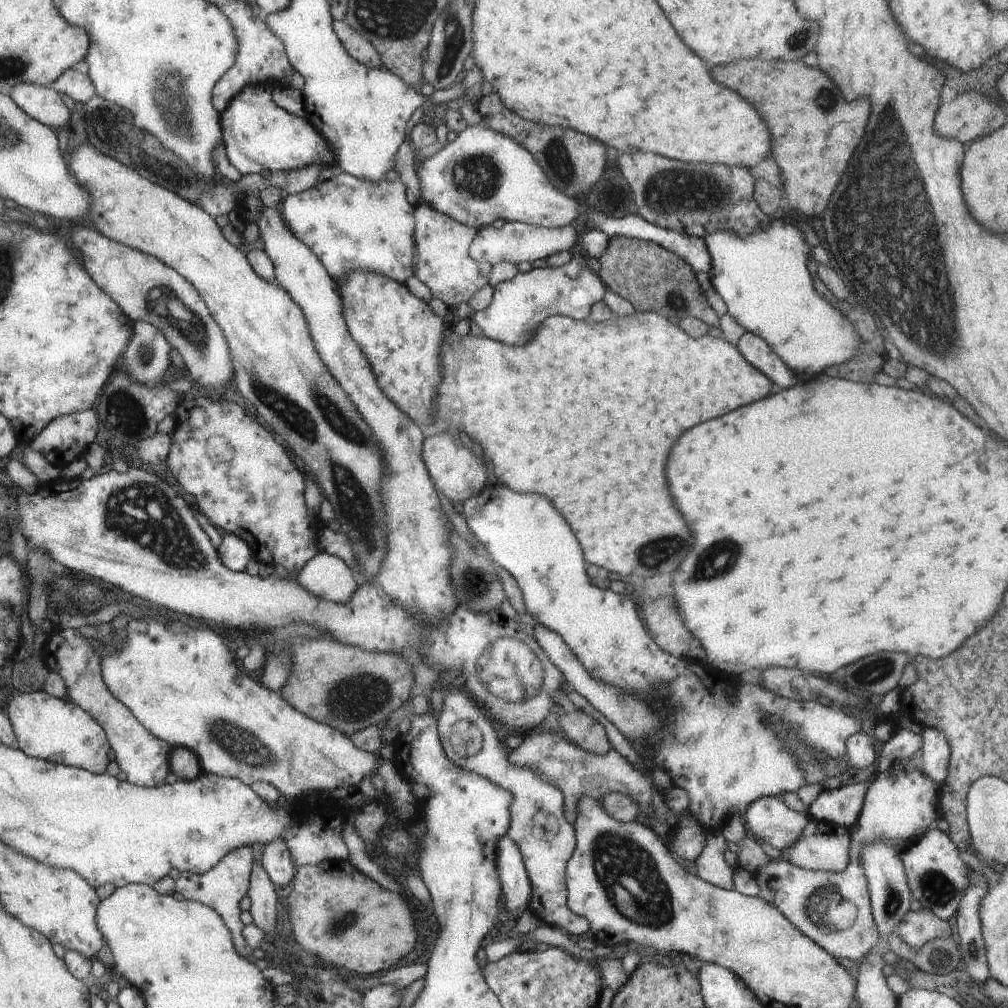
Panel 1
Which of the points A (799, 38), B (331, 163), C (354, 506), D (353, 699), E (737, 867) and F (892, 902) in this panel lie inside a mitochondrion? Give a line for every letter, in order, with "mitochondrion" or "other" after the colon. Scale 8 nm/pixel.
A: mitochondrion
B: other
C: mitochondrion
D: mitochondrion
E: other
F: mitochondrion

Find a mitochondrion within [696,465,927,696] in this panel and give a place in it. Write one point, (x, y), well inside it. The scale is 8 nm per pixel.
(872, 672)

